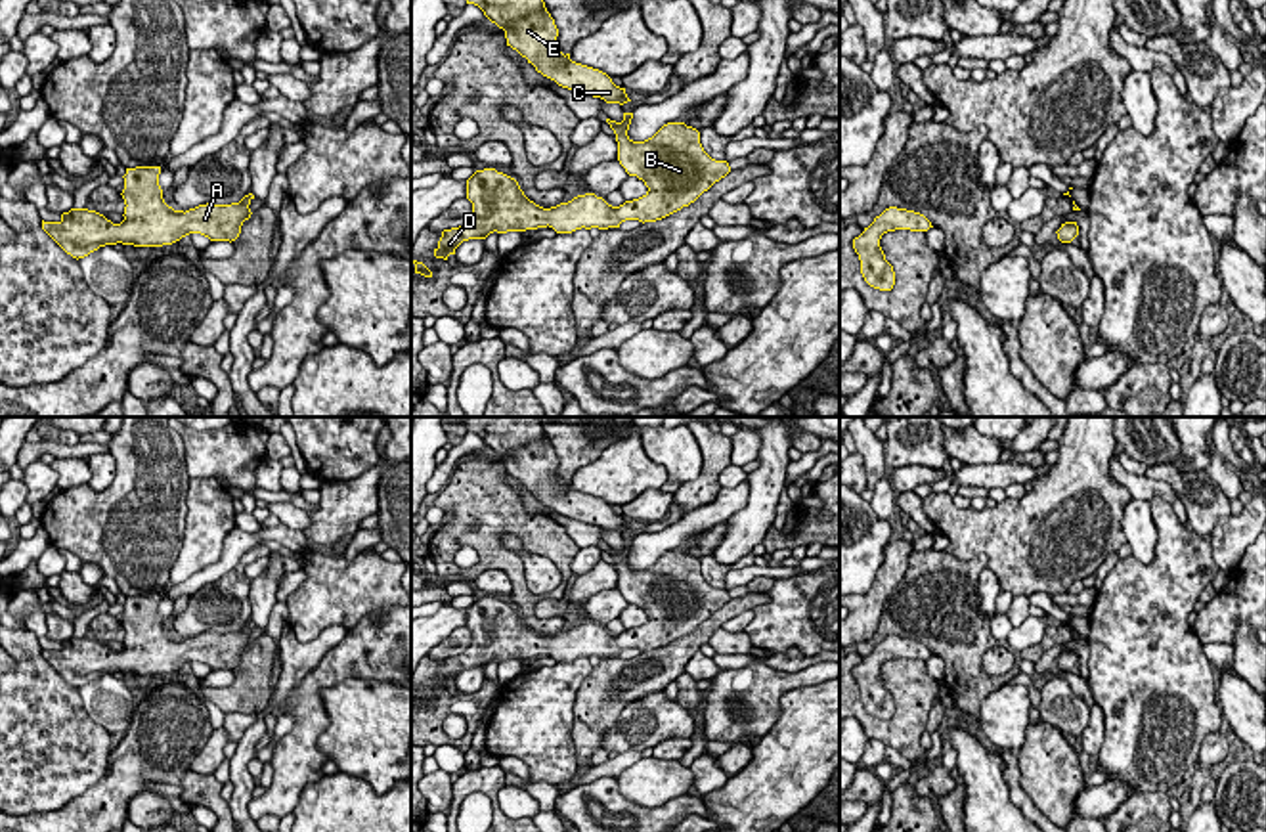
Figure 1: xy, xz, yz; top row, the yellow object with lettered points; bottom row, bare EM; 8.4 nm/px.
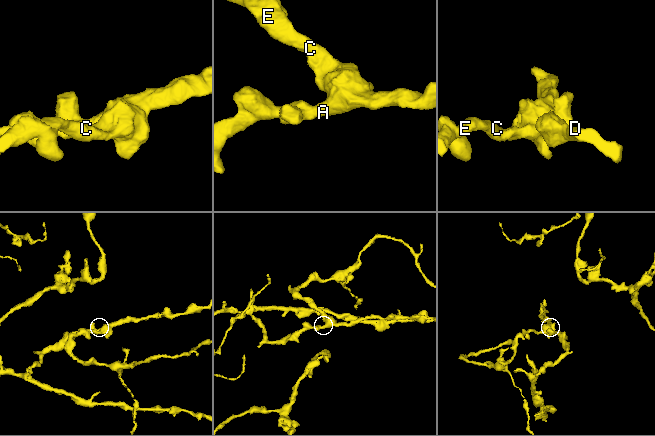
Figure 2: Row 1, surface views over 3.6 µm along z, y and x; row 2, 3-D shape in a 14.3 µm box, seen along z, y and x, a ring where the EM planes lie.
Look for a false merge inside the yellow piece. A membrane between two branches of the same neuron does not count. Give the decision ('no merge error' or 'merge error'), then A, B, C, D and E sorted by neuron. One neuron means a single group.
no merge error; groups A B C D E

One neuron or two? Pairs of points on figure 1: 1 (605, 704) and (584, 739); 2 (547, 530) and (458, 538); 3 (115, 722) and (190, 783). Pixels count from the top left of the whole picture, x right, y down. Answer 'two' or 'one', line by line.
1: one
2: one
3: two

